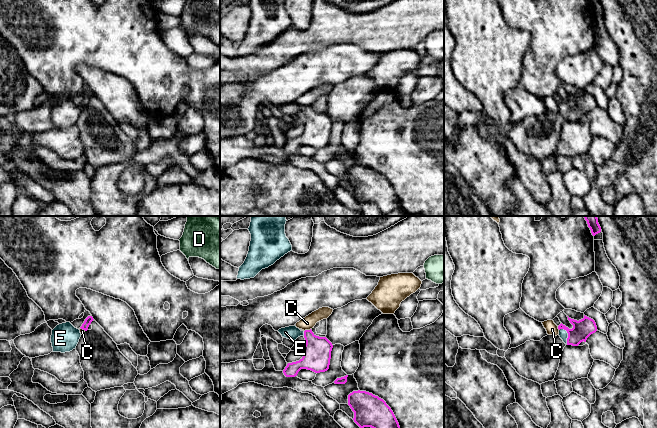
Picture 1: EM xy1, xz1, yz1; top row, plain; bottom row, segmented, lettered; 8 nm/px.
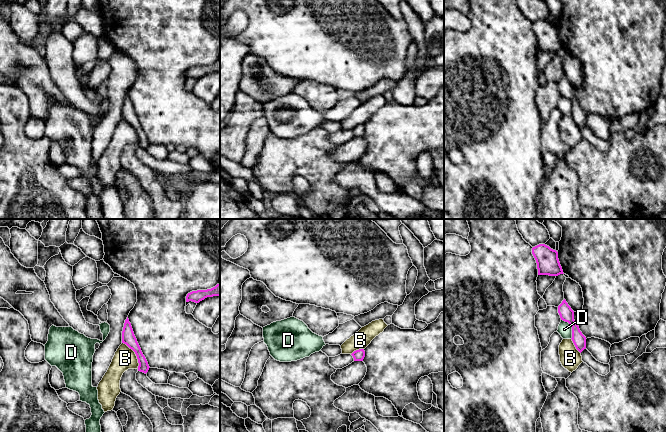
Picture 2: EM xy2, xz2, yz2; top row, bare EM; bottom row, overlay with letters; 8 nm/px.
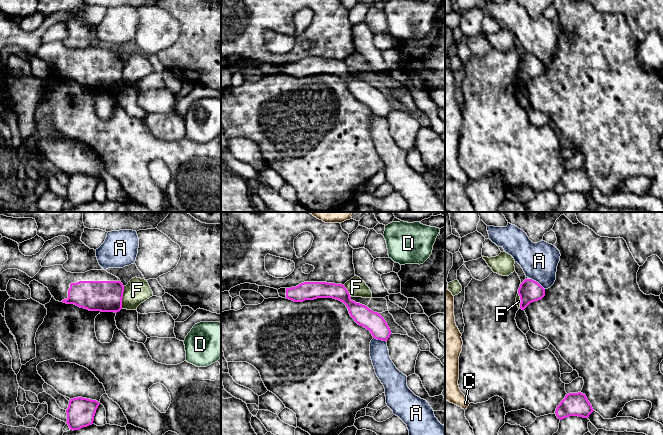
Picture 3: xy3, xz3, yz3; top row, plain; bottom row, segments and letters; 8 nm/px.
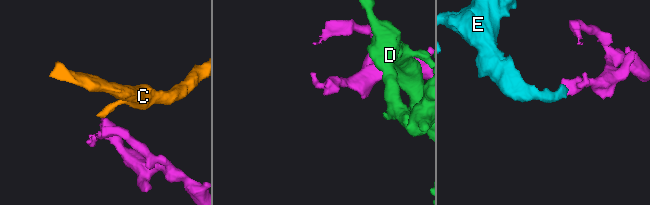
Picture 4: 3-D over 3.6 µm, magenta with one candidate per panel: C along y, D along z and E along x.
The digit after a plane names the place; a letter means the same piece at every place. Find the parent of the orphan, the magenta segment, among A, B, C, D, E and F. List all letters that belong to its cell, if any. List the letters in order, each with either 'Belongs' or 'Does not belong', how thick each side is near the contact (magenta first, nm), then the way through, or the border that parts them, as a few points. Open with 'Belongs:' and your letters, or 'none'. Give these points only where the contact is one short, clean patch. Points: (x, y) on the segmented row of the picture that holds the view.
Belongs: E
A: Does not belong. Thickness 180 nm (magenta) against 300 nm
B: Does not belong. Thickness 110 nm (magenta) against 180 nm. Boundary: xy2 (122, 342), (134, 352), (138, 368)
C: Does not belong. Thickness 220 nm (magenta) against 110 nm. Boundary: xz1 (310, 328), (304, 331)
D: Does not belong. Thickness 110 nm (magenta) against 110 nm
E: Belongs. Thickness 160 nm (magenta) against 70 nm. Path across: yz1 (582, 329), (576, 335), (568, 335), (563, 334)
F: Does not belong. Thickness 260 nm (magenta) against 200 nm. Boundary: xy3 (124, 286), (121, 308)

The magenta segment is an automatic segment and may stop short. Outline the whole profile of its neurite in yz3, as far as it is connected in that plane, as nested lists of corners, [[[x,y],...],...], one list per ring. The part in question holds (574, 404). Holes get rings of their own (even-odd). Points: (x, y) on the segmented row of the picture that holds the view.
[[[578,392],[566,394],[565,398],[557,406],[555,414],[560,420],[570,416],[588,418],[593,411],[586,395]]]

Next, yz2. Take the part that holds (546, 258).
[[[545,244],[532,248],[537,263],[538,275],[558,276],[564,274],[558,259],[558,252]]]

